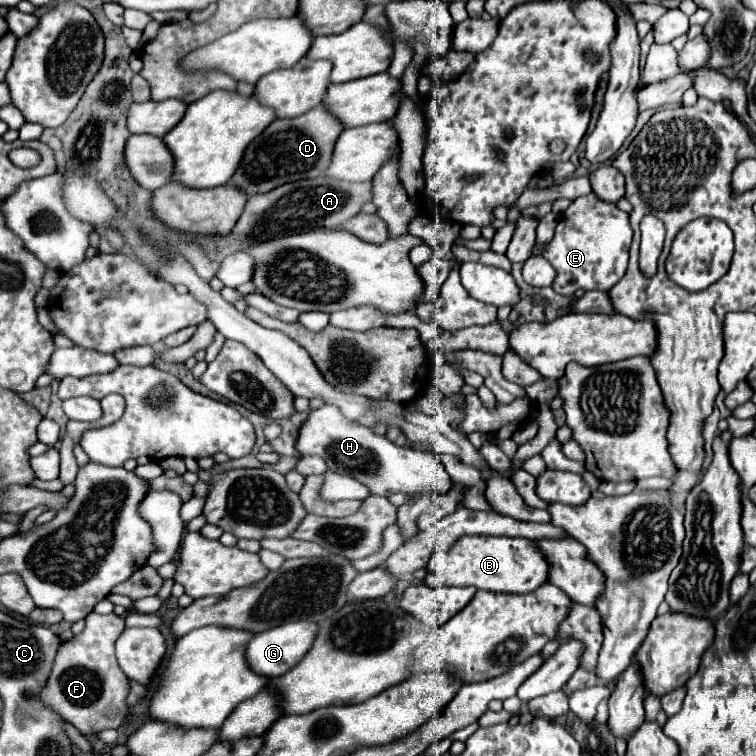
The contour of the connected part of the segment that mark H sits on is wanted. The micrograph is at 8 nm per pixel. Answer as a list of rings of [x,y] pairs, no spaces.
[[[322,405],[320,409],[308,413],[296,439],[296,451],[298,457],[322,457],[328,469],[334,473],[348,477],[352,473],[352,477],[366,485],[372,495],[388,497],[398,491],[408,495],[426,495],[430,491],[448,493],[452,489],[452,481],[436,455],[430,451],[398,447],[384,435],[376,435],[372,429],[344,417],[334,405]]]

